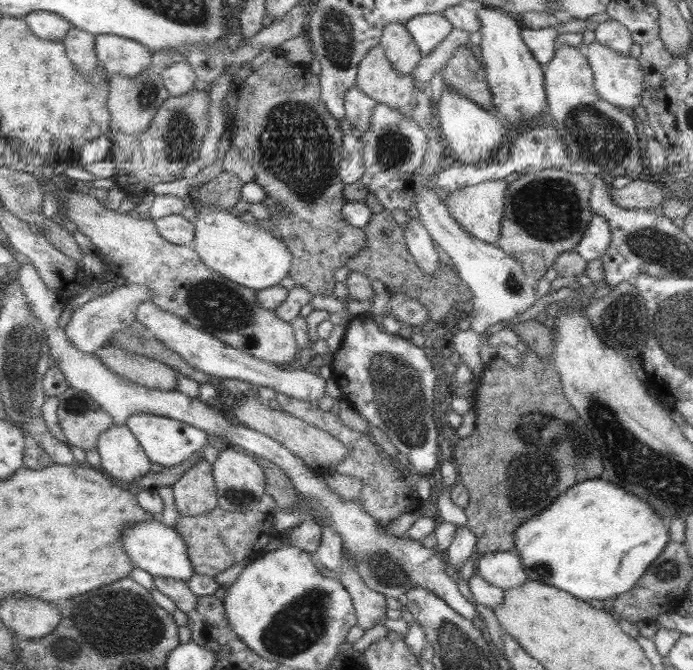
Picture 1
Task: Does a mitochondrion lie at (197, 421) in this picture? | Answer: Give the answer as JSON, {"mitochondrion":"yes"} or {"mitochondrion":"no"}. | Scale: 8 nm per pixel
{"mitochondrion":"no"}

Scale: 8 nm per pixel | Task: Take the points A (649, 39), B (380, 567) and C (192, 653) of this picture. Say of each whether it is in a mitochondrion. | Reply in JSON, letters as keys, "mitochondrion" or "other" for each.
{"A":"other","B":"mitochondrion","C":"other"}

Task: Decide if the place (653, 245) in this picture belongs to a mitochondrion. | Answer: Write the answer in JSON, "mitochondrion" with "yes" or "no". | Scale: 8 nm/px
{"mitochondrion":"yes"}

